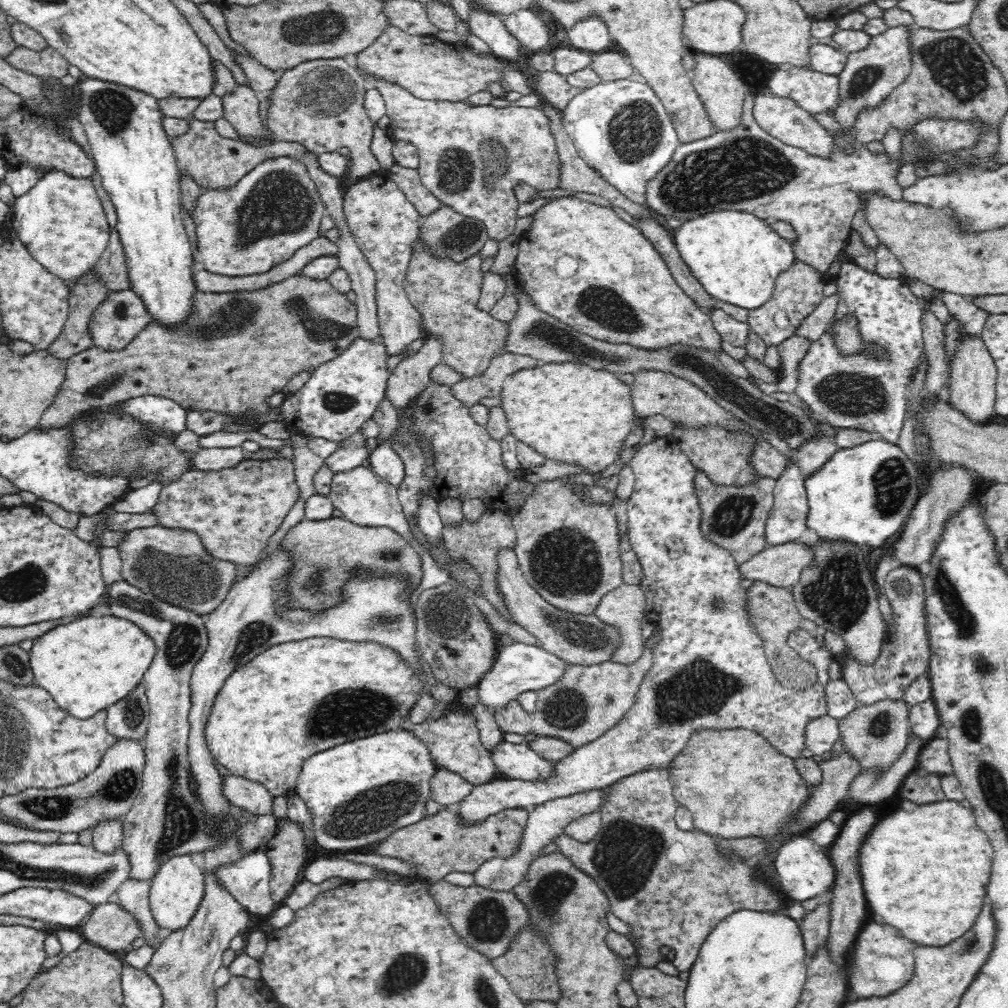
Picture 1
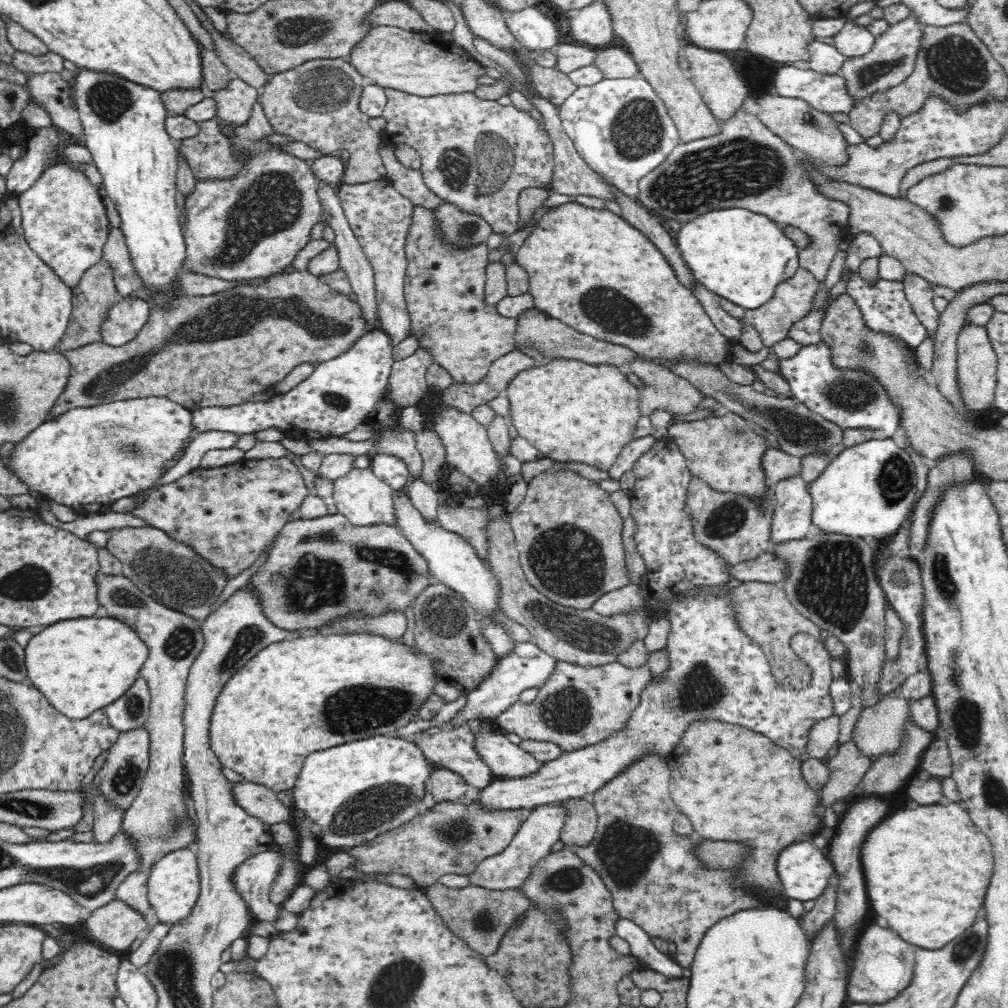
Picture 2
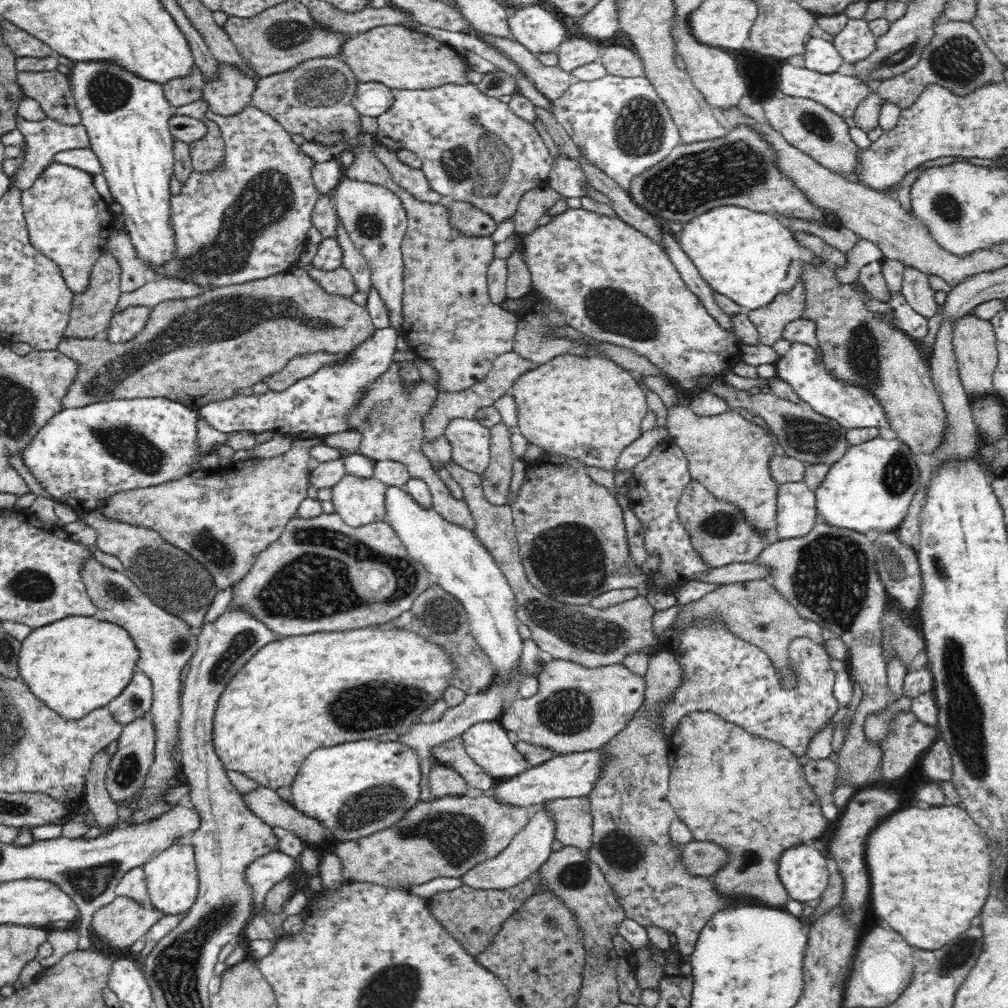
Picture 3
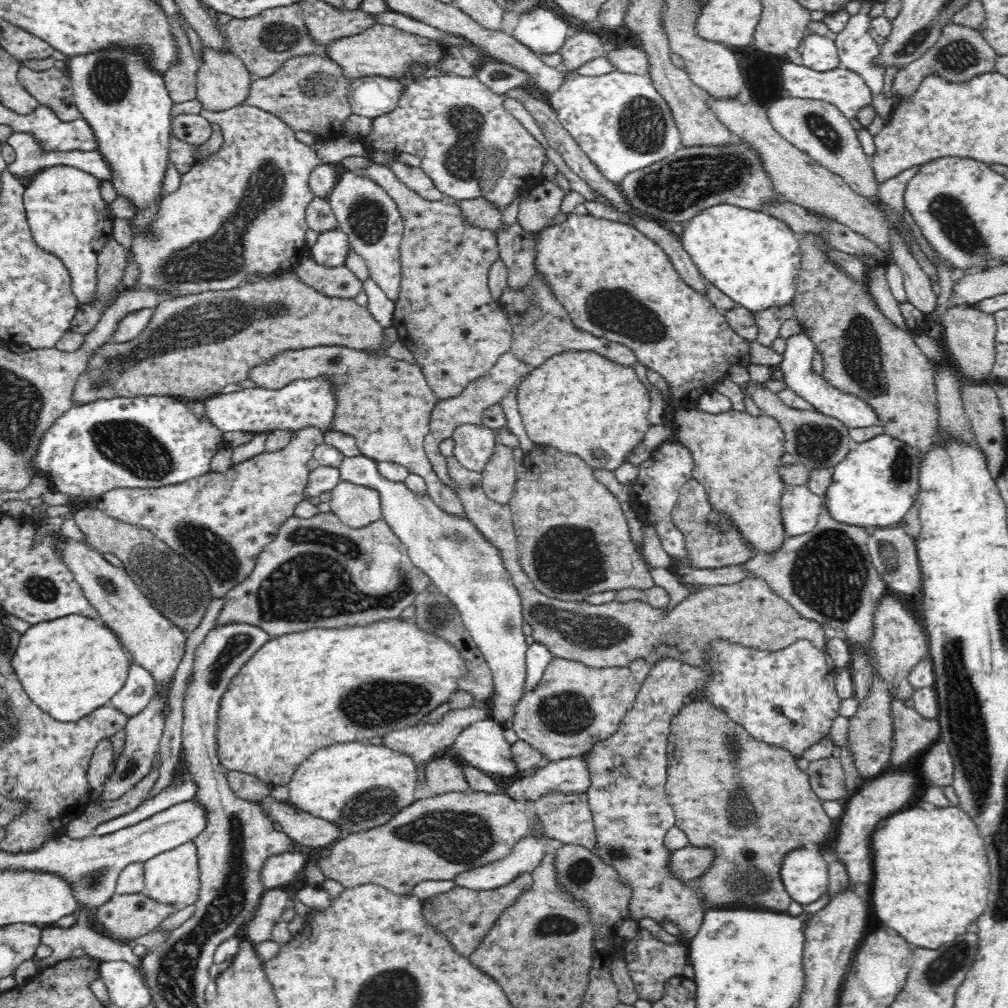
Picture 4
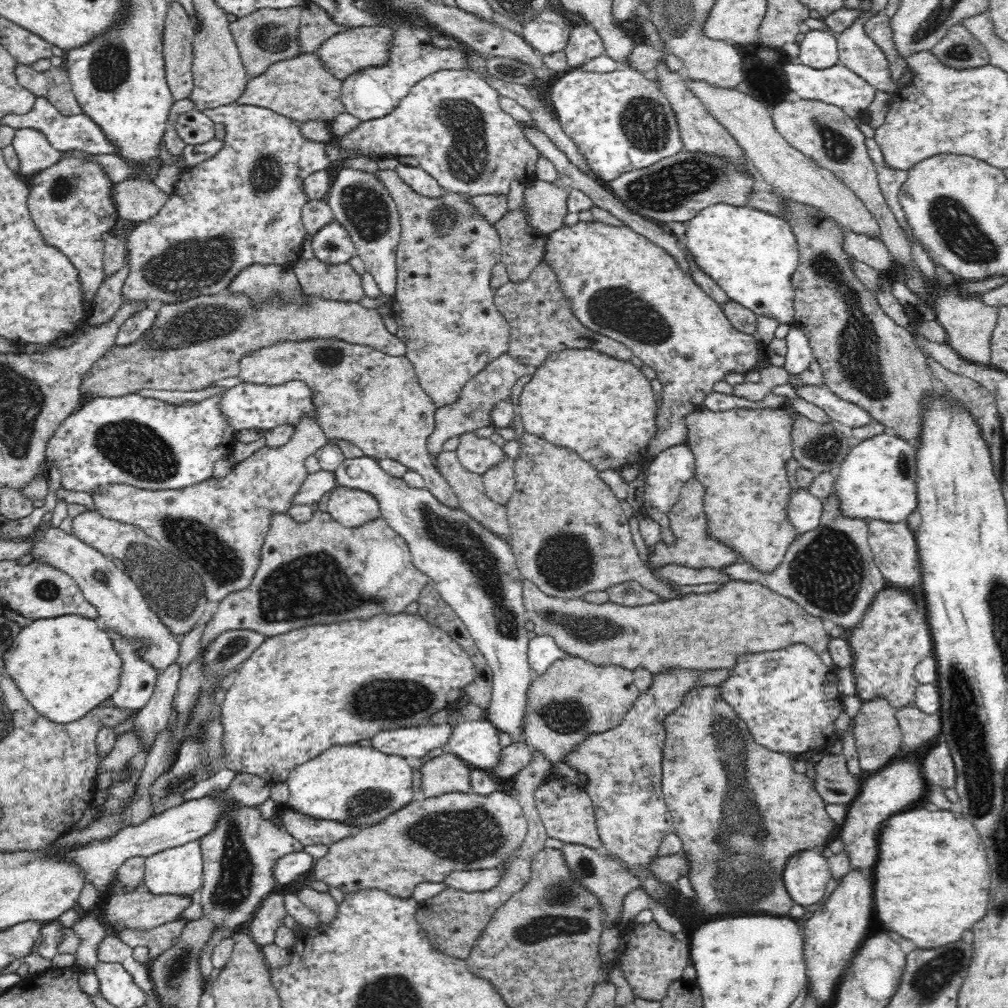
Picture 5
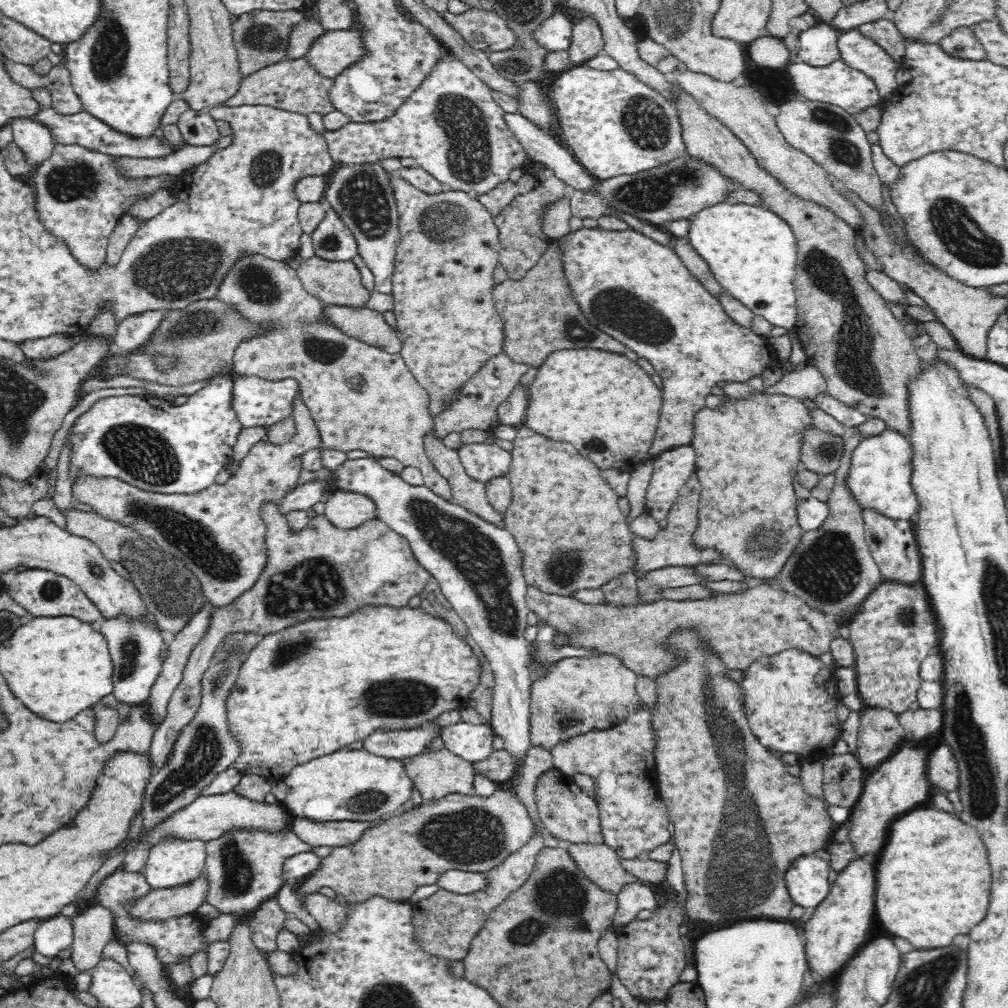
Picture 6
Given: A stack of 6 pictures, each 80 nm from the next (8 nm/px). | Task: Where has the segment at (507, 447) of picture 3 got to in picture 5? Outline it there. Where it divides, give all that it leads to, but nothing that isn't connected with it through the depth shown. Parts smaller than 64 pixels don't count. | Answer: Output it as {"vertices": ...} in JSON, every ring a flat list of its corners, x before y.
{"vertices":[[505,458,483,476,486,495,500,505,506,505,515,492,514,460]]}

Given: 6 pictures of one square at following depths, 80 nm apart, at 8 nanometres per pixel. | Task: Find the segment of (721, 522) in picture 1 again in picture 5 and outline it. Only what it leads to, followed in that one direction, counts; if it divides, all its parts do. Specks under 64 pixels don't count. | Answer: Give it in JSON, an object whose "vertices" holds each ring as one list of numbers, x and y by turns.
{"vertices":[[696,478,685,482,676,505,670,510,669,523,676,535,673,545,666,545,662,540,657,544,656,549,650,554,650,564,656,568,664,567,668,564,686,566,687,568,714,568,724,569,732,564,740,563,739,554,733,546,728,546,709,534,709,522,704,511,704,485]]}

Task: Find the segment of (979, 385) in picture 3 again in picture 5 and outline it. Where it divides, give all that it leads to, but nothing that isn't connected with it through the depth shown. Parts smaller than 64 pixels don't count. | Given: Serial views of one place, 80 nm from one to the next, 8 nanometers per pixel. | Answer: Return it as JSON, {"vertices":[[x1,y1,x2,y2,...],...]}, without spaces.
{"vertices":[[937,286,932,289,932,307,937,314,937,321,946,330,946,344,962,357,962,360,976,365,991,364,991,338,997,325,998,309,984,305,981,298,966,297,958,289,950,287,948,290]]}

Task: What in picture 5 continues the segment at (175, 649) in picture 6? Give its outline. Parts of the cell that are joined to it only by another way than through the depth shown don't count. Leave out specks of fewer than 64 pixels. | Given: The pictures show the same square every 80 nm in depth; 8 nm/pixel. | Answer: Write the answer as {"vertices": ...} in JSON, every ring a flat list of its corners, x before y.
{"vertices":[[177,663,168,666,157,676,157,683,148,701,140,711,132,714,132,733,146,753,152,748,156,737,166,728,173,708,173,698,181,677]]}

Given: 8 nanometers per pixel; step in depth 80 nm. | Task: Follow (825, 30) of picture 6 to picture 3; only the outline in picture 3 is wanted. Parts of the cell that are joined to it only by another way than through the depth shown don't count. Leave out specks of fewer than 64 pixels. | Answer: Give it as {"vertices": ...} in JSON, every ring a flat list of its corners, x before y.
{"vertices":[[813,34,805,44,804,62,810,70,830,74,836,72,844,60,832,42]]}

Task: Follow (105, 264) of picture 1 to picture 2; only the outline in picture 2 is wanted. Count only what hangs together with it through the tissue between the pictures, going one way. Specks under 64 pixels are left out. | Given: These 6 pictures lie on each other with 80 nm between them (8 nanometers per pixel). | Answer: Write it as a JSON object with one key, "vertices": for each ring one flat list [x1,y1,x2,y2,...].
{"vertices":[[120,228,110,230,102,258,108,262,108,267,112,268,112,281,121,296,132,295,140,289,142,279,132,267,132,259]]}

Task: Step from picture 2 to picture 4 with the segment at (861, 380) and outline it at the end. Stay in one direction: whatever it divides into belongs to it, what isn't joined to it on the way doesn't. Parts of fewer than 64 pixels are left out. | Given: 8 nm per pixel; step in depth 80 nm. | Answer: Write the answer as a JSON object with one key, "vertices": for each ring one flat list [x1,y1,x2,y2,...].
{"vertices":[[804,334,790,336,786,339,787,345,782,362,778,365,782,371,782,380,786,382,800,398,810,402,819,413,837,418,844,426,850,428,864,428,880,424,877,412,865,400,859,396,848,394,832,386,822,374,813,371,812,356,814,356,815,344]]}

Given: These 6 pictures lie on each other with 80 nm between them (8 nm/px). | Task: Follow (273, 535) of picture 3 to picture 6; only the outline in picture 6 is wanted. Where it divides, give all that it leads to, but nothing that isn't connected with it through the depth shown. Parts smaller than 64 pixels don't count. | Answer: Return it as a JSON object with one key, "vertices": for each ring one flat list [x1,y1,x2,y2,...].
{"vertices":[[302,397,293,400,293,418,296,435,287,444,274,446,262,441,254,444,248,455,237,466,235,473,223,484,214,482,212,486,188,495,163,494,142,490,118,478,80,477,72,486,73,499,90,505,92,510,102,517,132,526,142,536,152,538,162,550,179,558,196,575,203,588,205,599,210,604,215,608,225,606,240,594,250,590,268,563,265,543,267,526,261,517,262,508,266,504,278,506,280,500,284,500,298,486,300,472,303,470,304,453,324,447,320,430]]}

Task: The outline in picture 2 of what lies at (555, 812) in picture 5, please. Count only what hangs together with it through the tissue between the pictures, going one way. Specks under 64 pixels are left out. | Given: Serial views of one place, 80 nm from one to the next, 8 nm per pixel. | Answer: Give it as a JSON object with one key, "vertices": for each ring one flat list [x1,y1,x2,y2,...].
{"vertices":[[587,797,568,799,565,806,569,813,562,827,560,840,566,847,586,846,592,842,599,823,595,806]]}

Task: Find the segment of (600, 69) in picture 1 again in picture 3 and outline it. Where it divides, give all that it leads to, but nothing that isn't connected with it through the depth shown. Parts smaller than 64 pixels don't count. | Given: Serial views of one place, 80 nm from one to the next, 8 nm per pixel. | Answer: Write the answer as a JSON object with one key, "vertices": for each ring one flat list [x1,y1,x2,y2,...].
{"vertices":[[610,45,602,50,600,62,606,74,619,77,644,77,644,67,640,57,621,45]]}

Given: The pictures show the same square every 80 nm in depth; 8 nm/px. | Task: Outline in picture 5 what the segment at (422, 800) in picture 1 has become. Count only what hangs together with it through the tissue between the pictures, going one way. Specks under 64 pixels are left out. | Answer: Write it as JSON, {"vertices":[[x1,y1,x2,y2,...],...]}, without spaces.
{"vertices":[[359,743,330,746,308,762,296,765,288,774,289,808,314,818,344,822,365,828,390,816,413,800,412,766,406,758,386,754]]}

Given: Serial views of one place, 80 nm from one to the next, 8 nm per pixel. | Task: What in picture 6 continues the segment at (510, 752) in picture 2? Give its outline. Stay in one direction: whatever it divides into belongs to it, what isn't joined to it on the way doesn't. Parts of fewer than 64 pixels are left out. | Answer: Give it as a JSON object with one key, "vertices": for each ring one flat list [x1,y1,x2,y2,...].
{"vertices":[[460,721,441,730,444,748,471,763,482,762,496,751,492,747,495,737,494,729,484,722]]}

